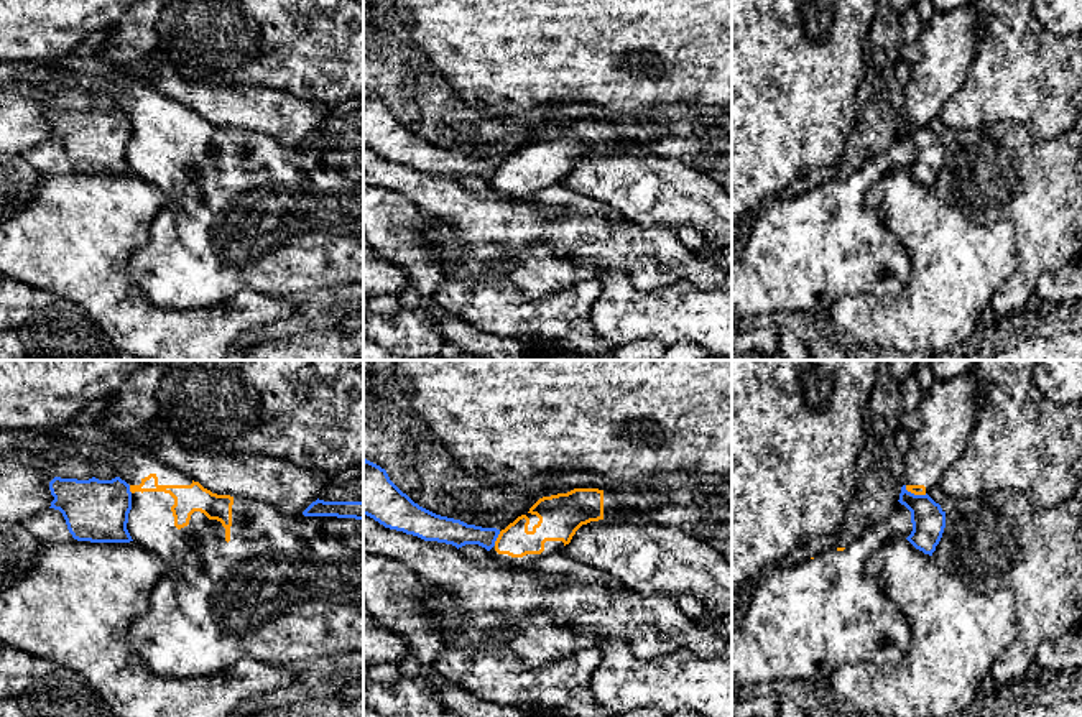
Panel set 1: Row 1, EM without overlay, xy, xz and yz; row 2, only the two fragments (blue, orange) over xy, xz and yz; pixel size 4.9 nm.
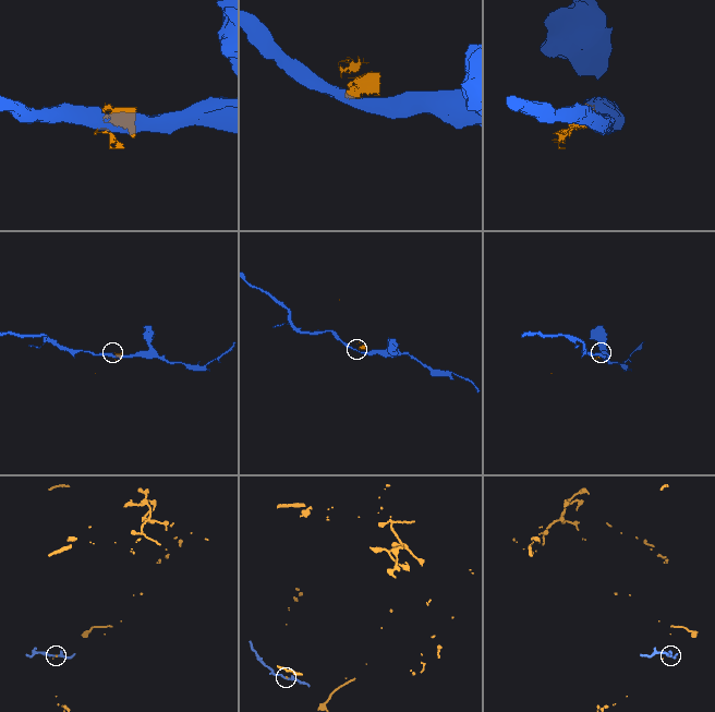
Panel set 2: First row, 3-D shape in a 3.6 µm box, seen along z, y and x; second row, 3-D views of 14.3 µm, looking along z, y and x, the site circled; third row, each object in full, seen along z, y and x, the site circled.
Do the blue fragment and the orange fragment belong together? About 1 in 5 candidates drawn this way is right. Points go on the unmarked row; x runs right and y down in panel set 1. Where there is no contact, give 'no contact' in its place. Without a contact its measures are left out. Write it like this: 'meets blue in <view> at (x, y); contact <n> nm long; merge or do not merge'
meets blue in yz at (913, 125); contact 120 nm long; do not merge

